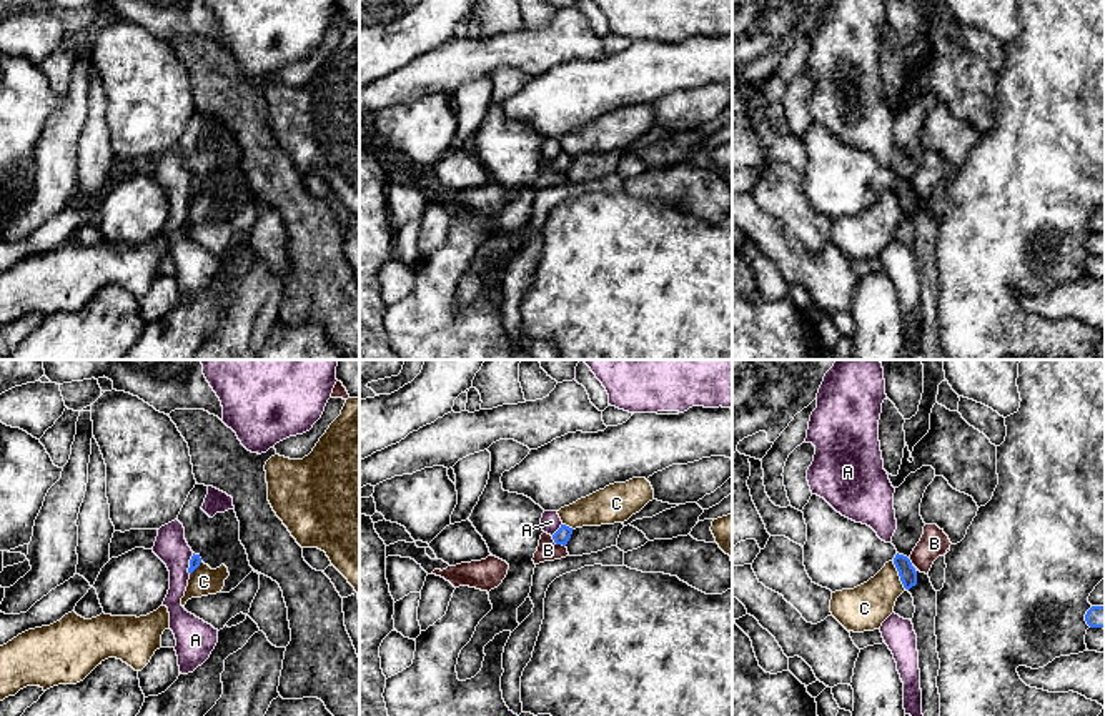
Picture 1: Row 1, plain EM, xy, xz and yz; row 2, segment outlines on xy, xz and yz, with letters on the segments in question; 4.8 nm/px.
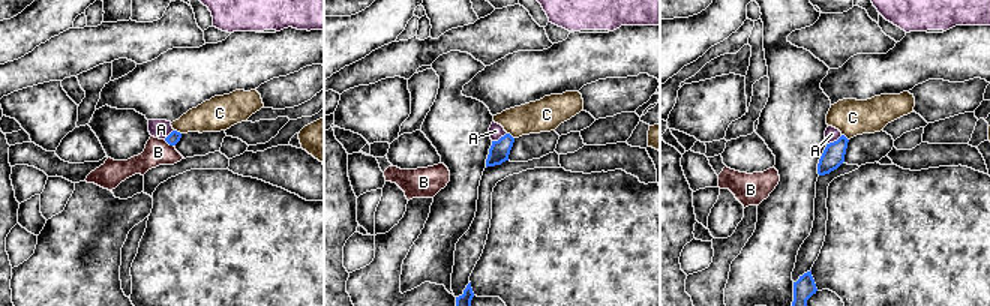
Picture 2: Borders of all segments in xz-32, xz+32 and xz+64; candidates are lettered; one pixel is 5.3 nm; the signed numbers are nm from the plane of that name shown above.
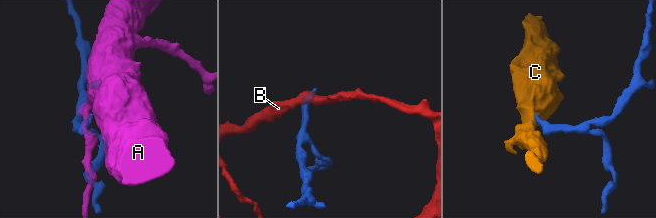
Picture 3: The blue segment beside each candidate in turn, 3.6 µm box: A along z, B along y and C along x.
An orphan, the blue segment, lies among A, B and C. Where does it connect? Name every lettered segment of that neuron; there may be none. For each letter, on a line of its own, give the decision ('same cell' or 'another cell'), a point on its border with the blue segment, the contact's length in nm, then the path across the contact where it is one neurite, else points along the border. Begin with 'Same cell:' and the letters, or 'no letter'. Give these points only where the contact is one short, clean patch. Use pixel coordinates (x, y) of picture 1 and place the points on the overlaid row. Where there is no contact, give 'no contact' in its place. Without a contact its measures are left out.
Same cell: no letter
A: another cell | xy (190, 563) | 110 nm | along xy (193, 553), (188, 573)
B: another cell | xz (558, 543) | 90 nm | along xz (551, 536), (564, 546)
C: another cell | yz (899, 575) | 150 nm | along yz (892, 561), (906, 588)

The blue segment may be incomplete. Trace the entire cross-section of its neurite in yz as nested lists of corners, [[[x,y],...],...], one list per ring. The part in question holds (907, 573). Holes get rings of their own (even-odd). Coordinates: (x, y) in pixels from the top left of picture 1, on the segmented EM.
[[[812,495],[802,510],[807,525],[807,541],[804,548],[804,566],[812,583],[830,589],[854,589],[874,578],[889,561],[899,571],[905,589],[917,584],[917,571],[910,559],[899,554],[892,543],[882,541],[877,533],[862,523],[855,523],[837,513],[824,498]]]

